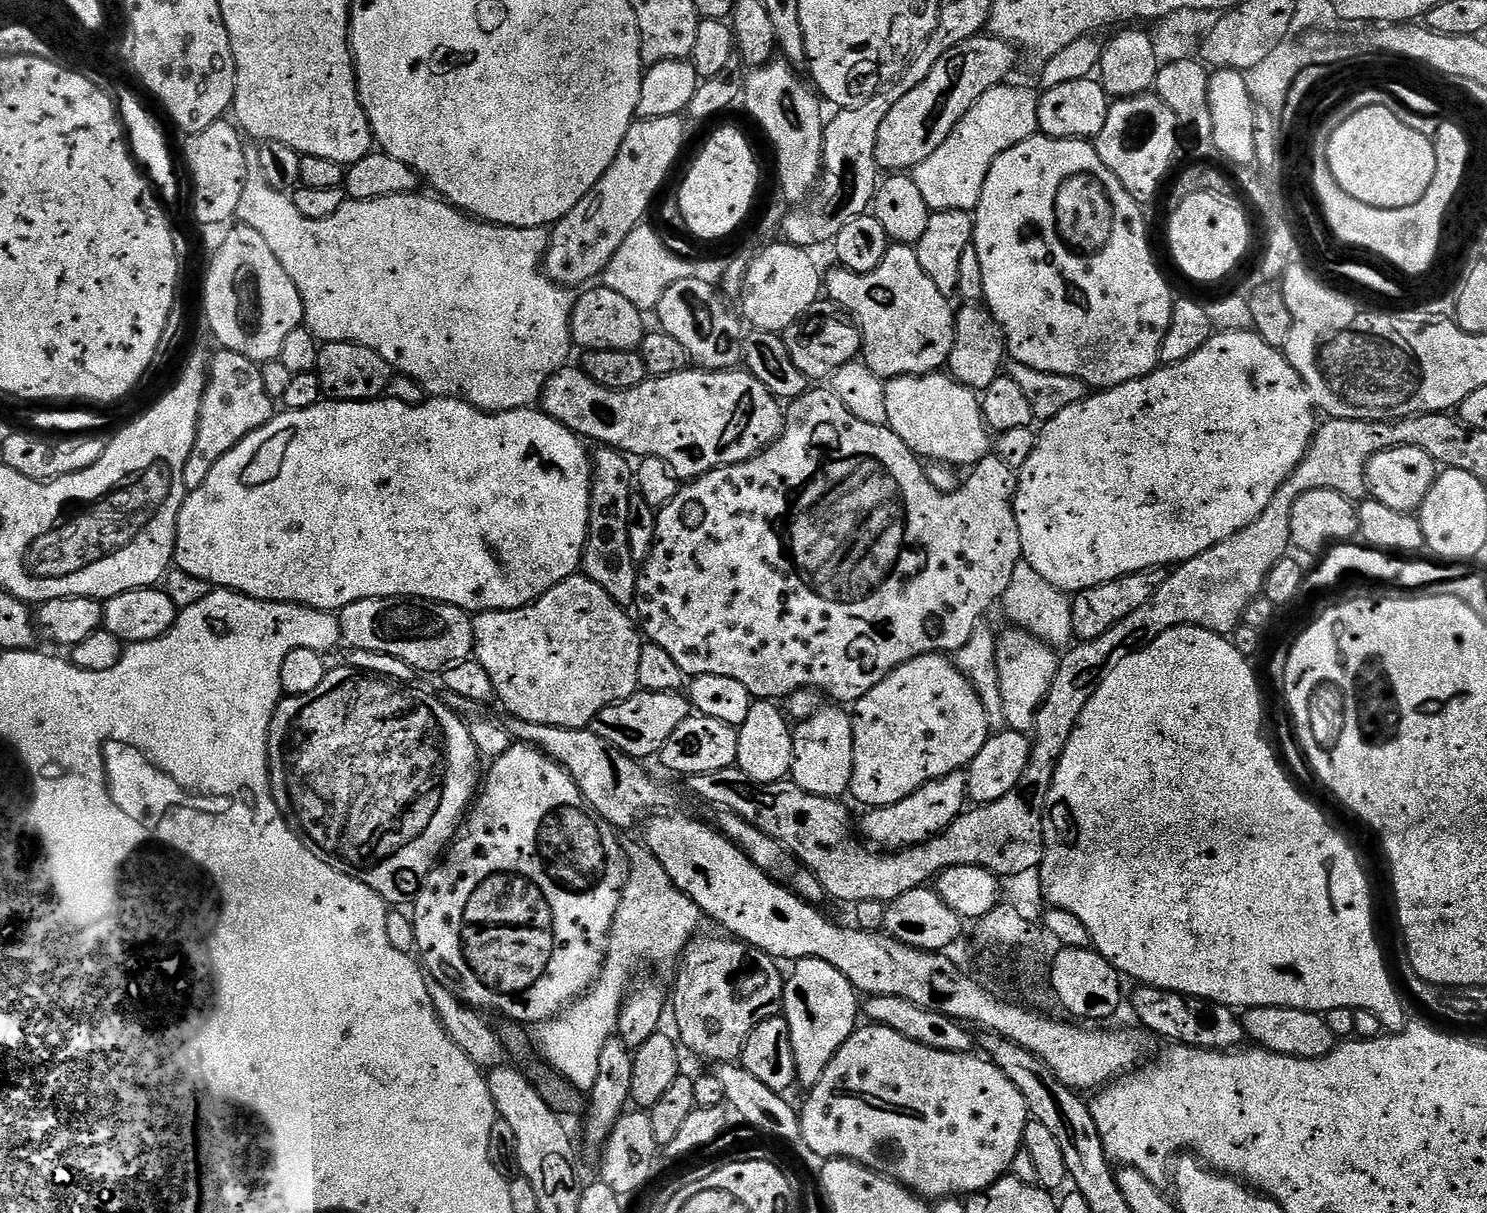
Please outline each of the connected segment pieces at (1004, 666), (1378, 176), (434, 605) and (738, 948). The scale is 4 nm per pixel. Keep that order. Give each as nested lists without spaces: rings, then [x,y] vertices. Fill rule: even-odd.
[[[1015,626],[1009,627],[1009,629],[1009,632],[1000,632],[996,642],[997,668],[1000,675],[1002,710],[1004,711],[1003,723],[1011,731],[1028,734],[1036,727],[1036,715],[1056,677],[1058,656],[1057,653],[1052,653],[1055,651],[1043,640],[1031,636],[1029,632],[1024,632],[1021,628]]]
[[[1377,102],[1366,110],[1358,110],[1342,126],[1333,130],[1328,140],[1326,163],[1334,174],[1338,186],[1375,208],[1401,208],[1414,206],[1430,190],[1436,173],[1436,151],[1431,139],[1418,130],[1410,130],[1402,118],[1394,118],[1391,107]]]
[[[370,598],[340,609],[338,615],[340,634],[349,649],[390,654],[409,664],[417,673],[439,673],[459,660],[469,659],[474,652],[473,617],[458,606],[433,600]]]
[[[720,936],[689,942],[678,961],[672,992],[670,988],[670,1020],[672,1016],[676,1023],[679,1043],[713,1065],[739,1061],[750,1030],[766,1018],[781,1015],[784,1007],[781,965],[742,940]]]

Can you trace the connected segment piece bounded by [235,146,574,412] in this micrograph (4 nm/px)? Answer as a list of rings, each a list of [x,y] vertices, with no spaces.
[[[256,146],[245,147],[248,173],[242,186],[242,198],[238,202],[235,219],[241,224],[250,226],[266,238],[270,250],[274,250],[274,258],[282,262],[282,270],[290,274],[290,282],[298,286],[298,294],[302,294],[304,307],[304,324],[316,335],[317,341],[324,344],[334,342],[350,342],[361,344],[374,354],[378,354],[392,369],[393,373],[414,378],[424,387],[425,393],[432,396],[459,396],[481,408],[483,412],[509,412],[515,408],[526,408],[535,405],[540,399],[540,392],[546,382],[555,374],[557,368],[565,367],[567,358],[574,352],[572,343],[572,305],[574,296],[563,284],[555,284],[542,271],[544,251],[548,248],[550,235],[548,228],[507,228],[501,224],[481,222],[453,208],[451,204],[435,195],[420,196],[411,192],[370,198],[369,200],[345,199],[344,205],[330,218],[306,218],[306,214],[298,214],[298,206],[294,206],[291,195],[274,190],[266,177],[262,175],[260,150]]]

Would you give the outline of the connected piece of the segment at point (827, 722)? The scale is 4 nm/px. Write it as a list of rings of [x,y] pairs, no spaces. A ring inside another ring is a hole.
[[[821,707],[809,720],[801,720],[795,725],[792,734],[794,754],[790,779],[810,794],[840,798],[852,786],[854,730],[851,715],[843,707],[832,707],[836,708]]]

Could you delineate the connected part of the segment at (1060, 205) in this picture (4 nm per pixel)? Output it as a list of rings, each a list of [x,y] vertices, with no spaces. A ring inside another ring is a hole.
[[[1037,134],[1010,146],[990,166],[986,182],[982,186],[982,198],[974,210],[972,226],[972,247],[978,250],[978,262],[982,262],[983,303],[998,326],[1004,331],[1006,352],[1017,364],[1025,364],[1034,370],[1050,374],[1066,374],[1088,384],[1089,389],[1103,390],[1142,378],[1161,367],[1160,351],[1170,326],[1174,295],[1168,289],[1156,260],[1152,257],[1152,248],[1148,245],[1148,224],[1144,221],[1145,209],[1135,198],[1106,170],[1106,162],[1098,158],[1095,143],[1086,140],[1059,140],[1053,136]]]

